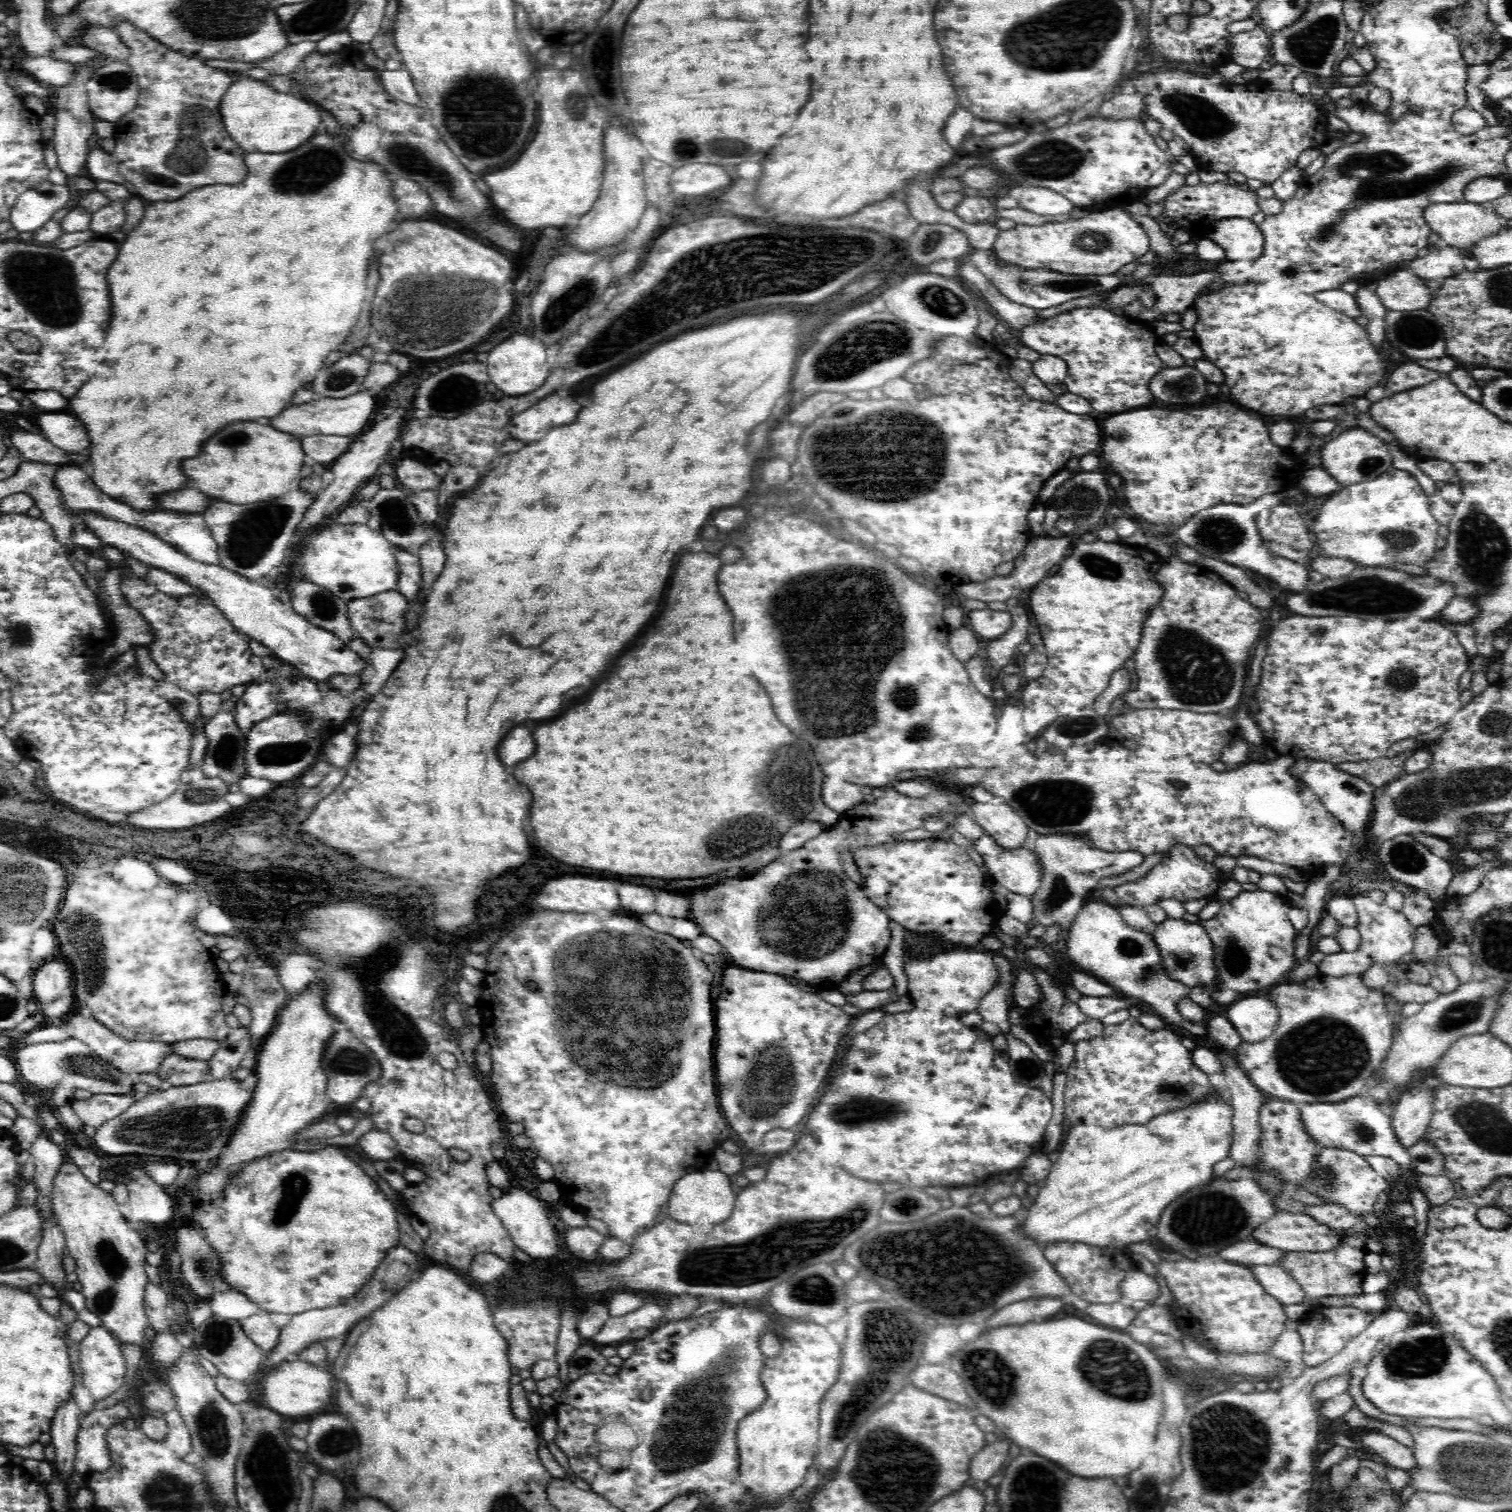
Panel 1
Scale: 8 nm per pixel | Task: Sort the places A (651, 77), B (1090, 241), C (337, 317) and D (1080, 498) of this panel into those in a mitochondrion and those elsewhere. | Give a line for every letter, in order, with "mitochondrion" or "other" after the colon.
A: other
B: mitochondrion
C: other
D: mitochondrion

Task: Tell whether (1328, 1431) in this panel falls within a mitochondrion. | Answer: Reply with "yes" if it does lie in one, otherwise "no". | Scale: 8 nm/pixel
no

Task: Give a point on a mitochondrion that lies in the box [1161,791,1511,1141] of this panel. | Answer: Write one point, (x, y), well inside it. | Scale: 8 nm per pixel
(1324, 1055)

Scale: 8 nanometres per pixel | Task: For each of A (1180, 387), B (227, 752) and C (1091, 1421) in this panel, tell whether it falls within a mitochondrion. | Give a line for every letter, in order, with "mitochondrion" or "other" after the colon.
A: other
B: mitochondrion
C: other

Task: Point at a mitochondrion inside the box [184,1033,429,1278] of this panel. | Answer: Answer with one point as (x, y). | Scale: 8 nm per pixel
(295, 1185)

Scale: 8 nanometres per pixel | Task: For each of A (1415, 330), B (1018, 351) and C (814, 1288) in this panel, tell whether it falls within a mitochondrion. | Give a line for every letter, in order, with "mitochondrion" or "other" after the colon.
A: mitochondrion
B: other
C: mitochondrion

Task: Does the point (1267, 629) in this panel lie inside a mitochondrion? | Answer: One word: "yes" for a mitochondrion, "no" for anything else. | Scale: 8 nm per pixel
no

